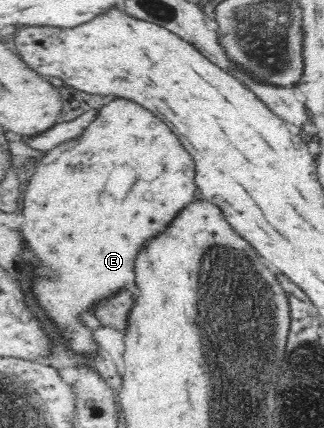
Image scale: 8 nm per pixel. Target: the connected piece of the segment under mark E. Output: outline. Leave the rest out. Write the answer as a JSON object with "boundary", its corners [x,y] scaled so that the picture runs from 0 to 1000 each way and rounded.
{"boundary":[[[330,231],[315,245],[315,255],[302,259],[296,278],[265,297],[265,311],[256,308],[244,320],[185,334],[185,339],[136,357],[123,374],[114,376],[105,404],[86,425],[74,456],[74,477],[62,493],[74,498],[74,521],[68,521],[62,542],[71,558],[80,558],[93,586],[111,596],[111,610],[123,614],[105,631],[105,699],[117,699],[117,713],[142,727],[148,745],[160,745],[185,764],[185,783],[204,792],[210,815],[222,815],[241,829],[278,829],[278,825],[296,820],[299,799],[284,783],[287,771],[253,755],[253,731],[278,727],[284,713],[302,708],[309,699],[327,699],[327,694],[352,689],[352,680],[370,680],[370,675],[383,675],[395,666],[414,668],[414,600],[420,600],[426,582],[463,554],[488,549],[488,540],[506,540],[512,526],[525,521],[525,512],[537,512],[537,502],[549,502],[549,493],[562,484],[574,484],[574,474],[599,470],[599,456],[605,456],[599,409],[605,409],[599,404],[599,376],[556,343],[556,325],[531,311],[531,301],[512,287],[500,287],[488,273],[475,273],[463,259],[451,259],[444,250],[426,250],[426,241],[414,241],[401,231],[346,231],[346,236]]]}

